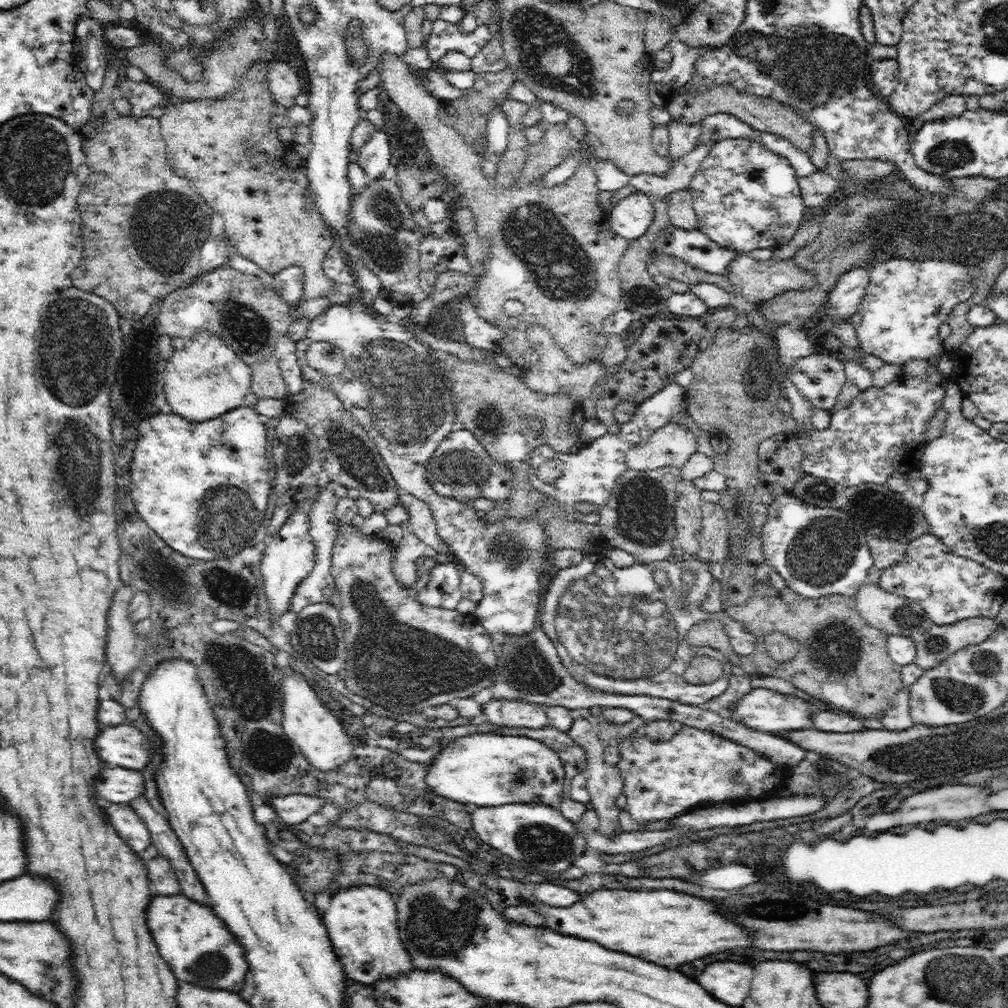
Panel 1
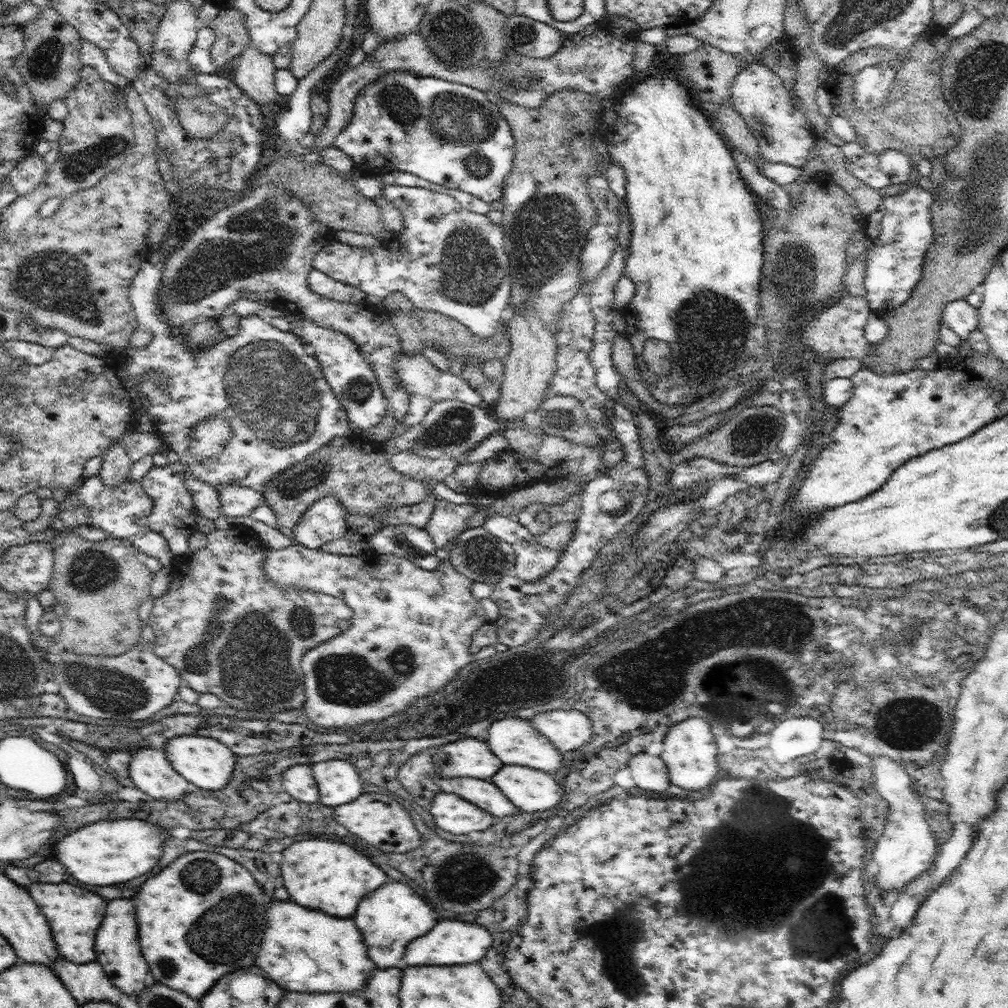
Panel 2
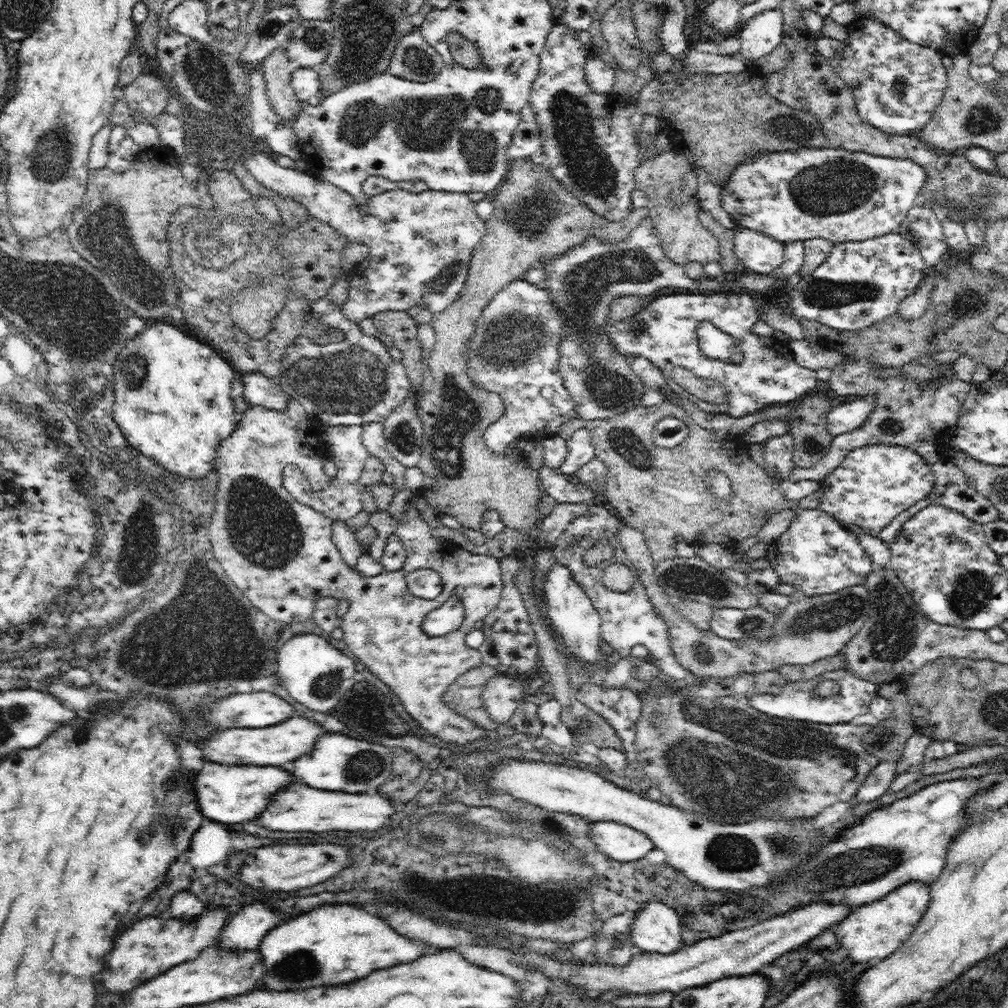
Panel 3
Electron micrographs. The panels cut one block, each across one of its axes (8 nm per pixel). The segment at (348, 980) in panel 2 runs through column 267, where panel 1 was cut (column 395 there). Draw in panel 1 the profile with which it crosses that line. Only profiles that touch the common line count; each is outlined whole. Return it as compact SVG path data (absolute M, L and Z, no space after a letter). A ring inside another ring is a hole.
M374 886L342 888L342 894L332 898L330 908L322 916L334 950L343 964L347 976L362 985L372 985L386 977L396 978L398 973L412 970L410 956L406 954L396 928L396 906L390 892Z

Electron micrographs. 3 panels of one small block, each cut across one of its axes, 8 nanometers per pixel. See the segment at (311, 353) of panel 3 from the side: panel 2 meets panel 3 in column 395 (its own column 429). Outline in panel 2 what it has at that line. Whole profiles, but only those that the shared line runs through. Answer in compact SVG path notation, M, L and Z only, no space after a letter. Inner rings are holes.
M400 353L393 363L393 370L398 376L402 388L410 394L410 406L404 418L404 423L408 426L417 426L428 414L430 408L442 400L460 400L471 405L478 405L483 402L480 393L476 392L461 376L452 374L450 370L446 370L446 372L438 370L421 353Z

